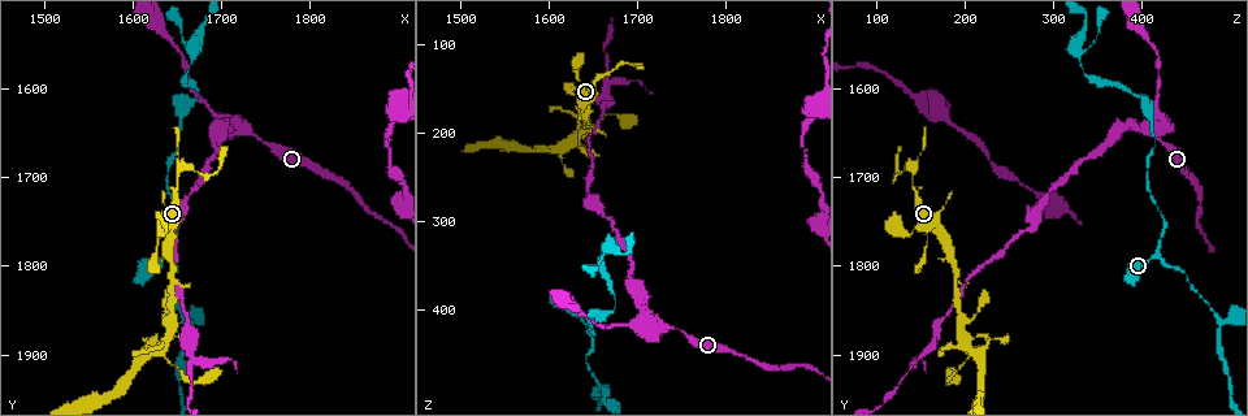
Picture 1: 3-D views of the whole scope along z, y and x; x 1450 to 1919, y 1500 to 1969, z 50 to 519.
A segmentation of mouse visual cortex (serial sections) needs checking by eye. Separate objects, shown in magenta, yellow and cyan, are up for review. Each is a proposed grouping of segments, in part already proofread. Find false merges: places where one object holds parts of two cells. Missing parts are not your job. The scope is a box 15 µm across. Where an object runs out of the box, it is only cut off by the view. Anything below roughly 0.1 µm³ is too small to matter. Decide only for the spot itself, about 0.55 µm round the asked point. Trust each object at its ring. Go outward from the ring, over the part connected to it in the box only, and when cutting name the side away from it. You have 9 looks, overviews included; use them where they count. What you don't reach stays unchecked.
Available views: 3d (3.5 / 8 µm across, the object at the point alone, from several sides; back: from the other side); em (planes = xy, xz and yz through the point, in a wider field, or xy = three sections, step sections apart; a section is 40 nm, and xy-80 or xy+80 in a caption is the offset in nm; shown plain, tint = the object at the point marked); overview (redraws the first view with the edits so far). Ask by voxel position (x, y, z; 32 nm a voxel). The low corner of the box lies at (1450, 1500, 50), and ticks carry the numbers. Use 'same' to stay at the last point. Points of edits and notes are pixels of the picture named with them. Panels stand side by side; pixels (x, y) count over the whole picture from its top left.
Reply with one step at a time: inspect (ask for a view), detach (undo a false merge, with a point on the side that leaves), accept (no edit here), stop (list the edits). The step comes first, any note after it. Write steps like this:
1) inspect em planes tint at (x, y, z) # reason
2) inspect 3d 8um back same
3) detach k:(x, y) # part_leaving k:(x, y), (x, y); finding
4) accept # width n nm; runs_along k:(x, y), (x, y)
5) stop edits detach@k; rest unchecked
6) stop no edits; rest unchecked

inspect 3d 3.5um at (1630, 1765, 135) # sharp bend

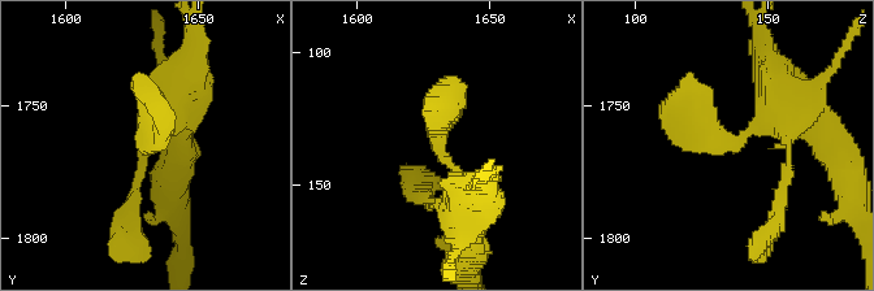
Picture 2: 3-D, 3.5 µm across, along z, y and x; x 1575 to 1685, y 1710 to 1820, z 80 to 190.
inspect em xy step 3 tint at (1631, 1762, 132) # now the EM

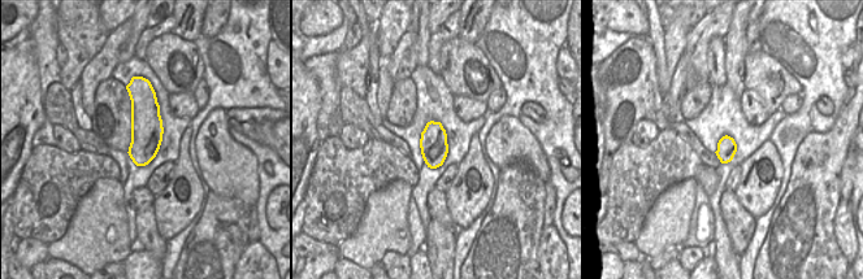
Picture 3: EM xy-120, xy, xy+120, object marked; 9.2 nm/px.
inspect em xy step 1 tint same

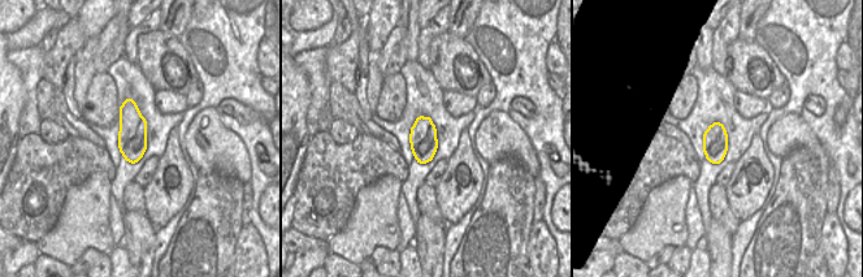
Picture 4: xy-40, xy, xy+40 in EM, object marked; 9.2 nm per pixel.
accept # runs_along 2:(475, 203), (427, 111); all the same cell

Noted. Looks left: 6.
inspect 3d 3.5um back at (1645, 1785, 420) # thick turns thin

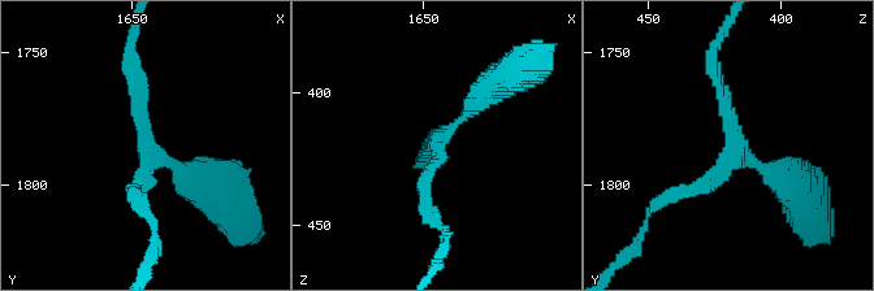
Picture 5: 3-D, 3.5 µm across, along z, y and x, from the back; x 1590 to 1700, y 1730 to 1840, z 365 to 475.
accept # continuous, no second cell

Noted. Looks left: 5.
inspect 3d 3.5um back at (1675, 1565, 325) # arms part here

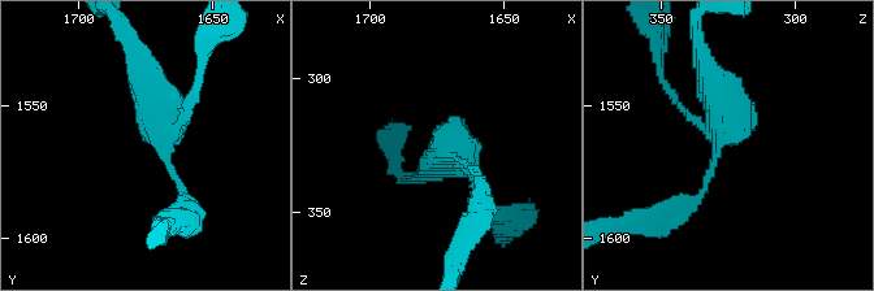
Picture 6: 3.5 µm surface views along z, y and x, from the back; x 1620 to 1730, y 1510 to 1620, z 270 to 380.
inspect em xy step 5 tint at (1670, 1560, 328)

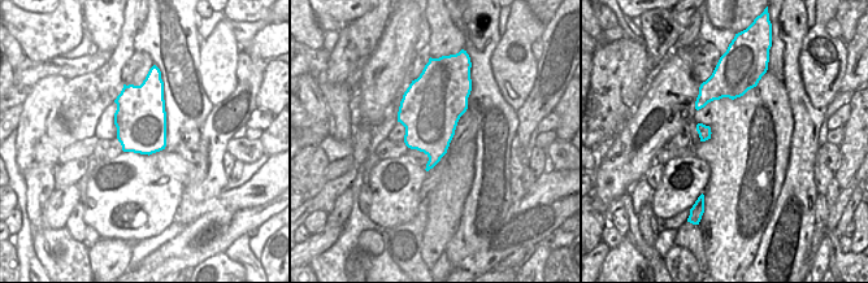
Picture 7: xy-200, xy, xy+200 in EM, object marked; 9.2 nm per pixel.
accept # runs_along 6:(187, 202), (163, 157), (139, 57); all the same cell

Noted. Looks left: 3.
inspect 3d 3.5um at (1730, 1645, 420) # thin neck

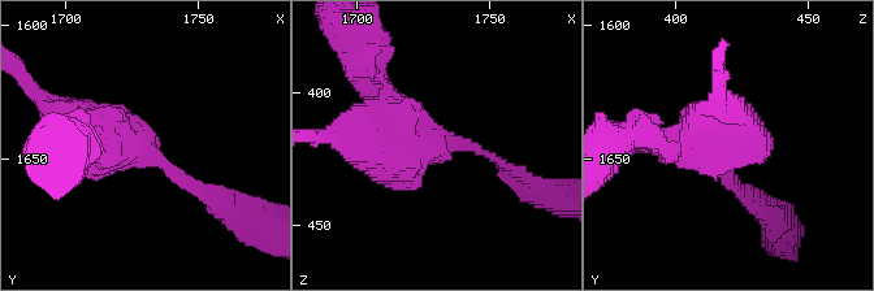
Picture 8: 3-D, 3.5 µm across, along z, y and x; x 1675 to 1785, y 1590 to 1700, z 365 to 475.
inspect em xy step 5 tint at (1726, 1646, 419)

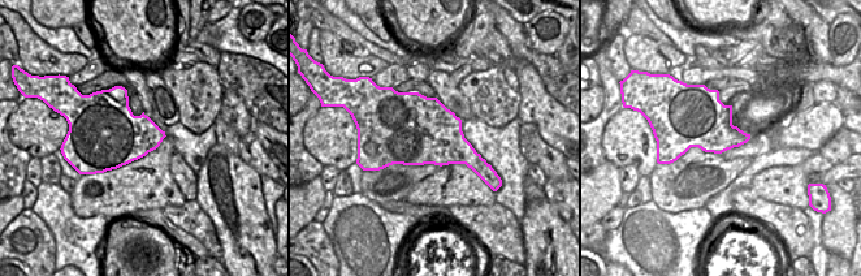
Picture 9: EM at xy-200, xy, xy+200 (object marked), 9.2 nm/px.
inspect em xy step 2 tint same

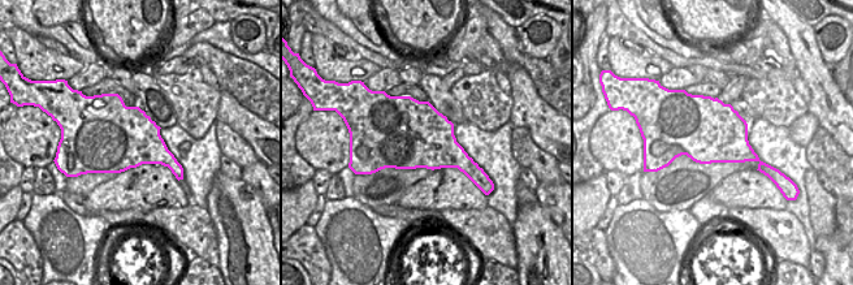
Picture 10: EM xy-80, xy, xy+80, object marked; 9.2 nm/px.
accept # runs_along 8:(484, 153), (407, 134), (364, 66); continuous, no second cell

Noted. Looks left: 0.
stop no edits; rest unchecked

